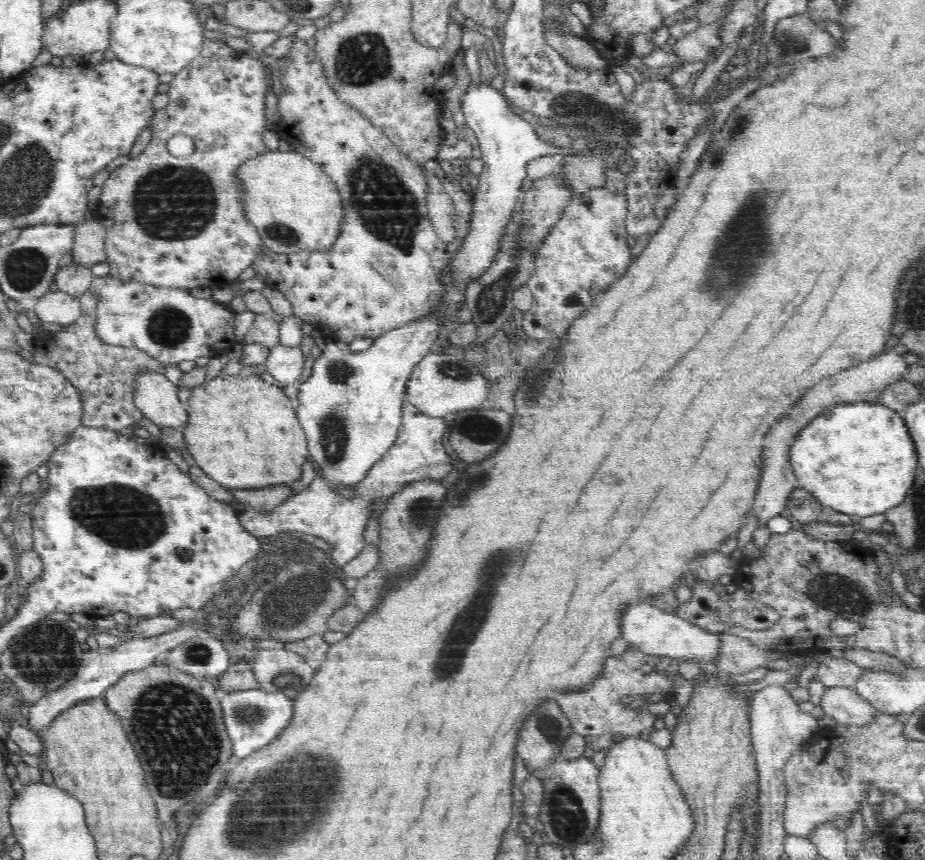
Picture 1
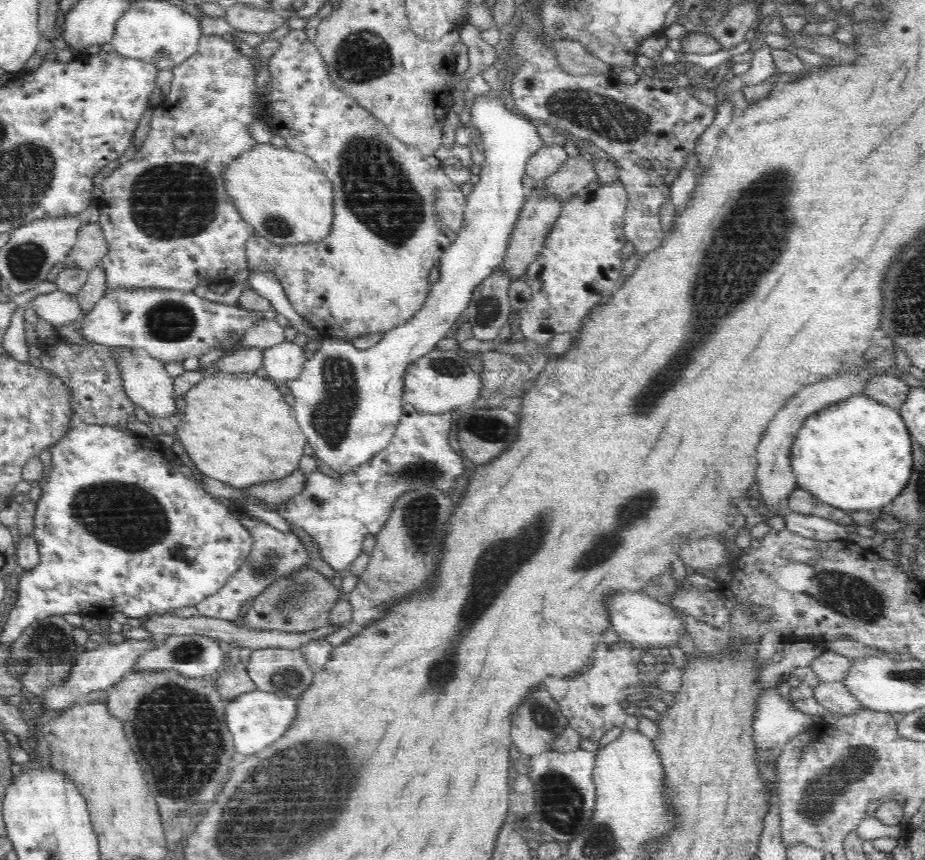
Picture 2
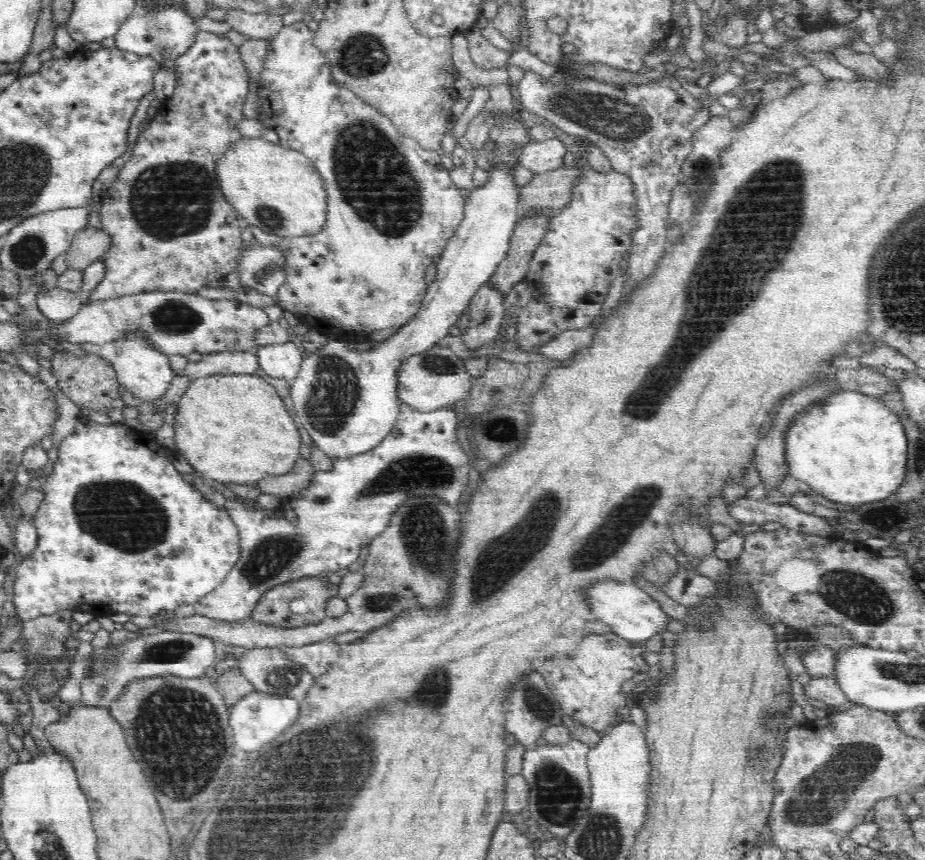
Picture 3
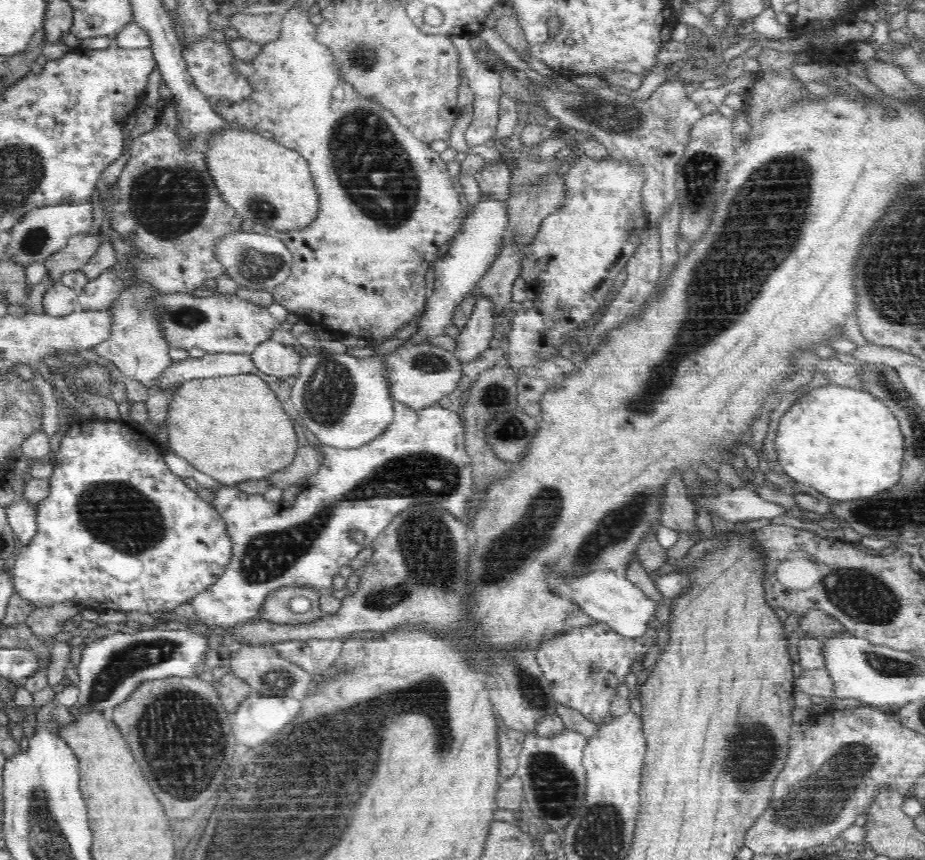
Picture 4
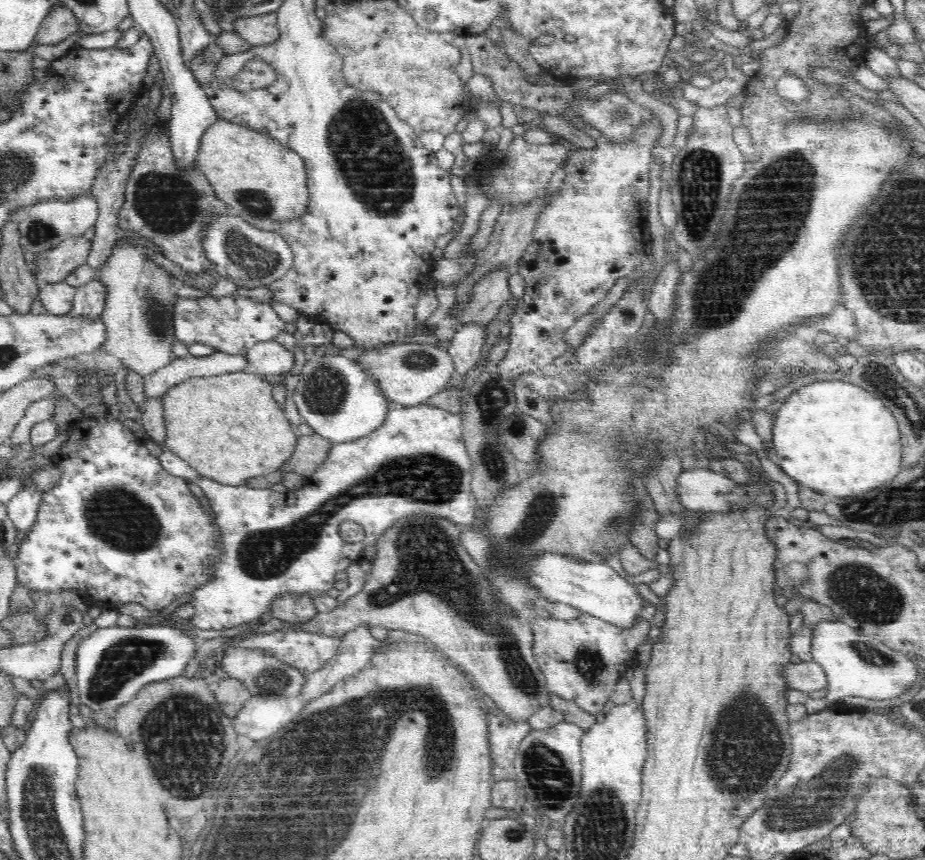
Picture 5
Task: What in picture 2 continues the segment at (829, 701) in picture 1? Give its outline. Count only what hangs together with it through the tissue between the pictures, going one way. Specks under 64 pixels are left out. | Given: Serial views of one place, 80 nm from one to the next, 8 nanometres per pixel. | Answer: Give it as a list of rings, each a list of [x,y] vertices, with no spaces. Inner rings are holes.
[[[821,682],[819,685],[816,685],[814,690],[814,698],[826,708],[826,710],[830,710],[830,712],[836,712],[836,714],[840,714],[840,716],[848,716],[850,712],[858,712],[860,708],[865,708],[864,705],[861,705],[854,695],[850,694],[848,690],[846,690],[846,685],[844,682]]]

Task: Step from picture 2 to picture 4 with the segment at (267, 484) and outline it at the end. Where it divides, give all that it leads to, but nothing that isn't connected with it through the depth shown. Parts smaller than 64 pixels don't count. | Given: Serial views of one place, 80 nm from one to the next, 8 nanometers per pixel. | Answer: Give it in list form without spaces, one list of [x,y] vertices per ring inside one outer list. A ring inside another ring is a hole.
[[[312,445],[299,447],[292,464],[267,477],[269,483],[274,488],[280,490],[290,488],[291,486],[303,487],[311,476],[314,476],[322,464],[322,458]]]

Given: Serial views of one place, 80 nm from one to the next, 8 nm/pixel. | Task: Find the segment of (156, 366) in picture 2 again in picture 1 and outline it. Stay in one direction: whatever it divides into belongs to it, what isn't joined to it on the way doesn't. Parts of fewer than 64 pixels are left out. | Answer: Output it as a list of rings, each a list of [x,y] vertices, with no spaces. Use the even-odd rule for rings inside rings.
[[[146,368],[136,374],[132,396],[136,409],[157,427],[183,432],[188,415],[186,404],[178,398],[179,390],[164,374]]]

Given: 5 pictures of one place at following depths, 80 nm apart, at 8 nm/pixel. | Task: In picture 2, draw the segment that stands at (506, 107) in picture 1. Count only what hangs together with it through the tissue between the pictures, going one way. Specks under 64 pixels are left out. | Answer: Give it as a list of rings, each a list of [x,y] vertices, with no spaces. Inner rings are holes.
[[[493,93],[474,97],[470,118],[472,126],[479,132],[484,165],[479,173],[479,182],[467,195],[462,228],[439,260],[440,280],[432,286],[422,310],[408,322],[385,332],[378,344],[372,348],[360,350],[346,340],[322,341],[321,348],[303,365],[302,373],[287,383],[292,391],[291,395],[296,400],[292,406],[296,423],[314,451],[314,456],[334,472],[352,472],[360,464],[366,464],[376,452],[386,448],[388,442],[394,438],[397,425],[403,416],[403,377],[407,368],[436,348],[436,344],[445,338],[444,334],[449,334],[450,326],[456,318],[461,317],[460,314],[464,314],[462,310],[467,308],[474,288],[488,278],[505,259],[510,235],[518,220],[520,208],[525,203],[521,180],[527,173],[526,164],[538,150],[542,150],[545,142],[529,118],[506,109],[501,98],[498,99]]]

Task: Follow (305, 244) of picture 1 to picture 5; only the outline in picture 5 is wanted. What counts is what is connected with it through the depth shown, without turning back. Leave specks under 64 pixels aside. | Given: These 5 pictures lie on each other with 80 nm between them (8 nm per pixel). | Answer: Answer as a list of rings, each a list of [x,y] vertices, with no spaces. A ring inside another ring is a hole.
[[[218,117],[214,124],[210,125],[210,128],[207,128],[206,132],[203,133],[196,166],[200,169],[200,171],[202,171],[202,174],[206,175],[206,178],[210,180],[210,184],[214,189],[216,197],[218,197],[218,199],[220,199],[223,203],[226,203],[230,212],[232,212],[234,215],[237,215],[238,217],[244,217],[244,219],[249,221],[255,221],[256,219],[261,220],[264,217],[267,217],[270,220],[283,220],[297,217],[307,209],[307,174],[303,162],[303,159],[298,153],[294,152],[288,147],[285,147],[277,140],[274,140],[273,137],[267,132],[260,129],[252,129],[249,126],[238,124],[237,122],[230,121],[224,117]]]

